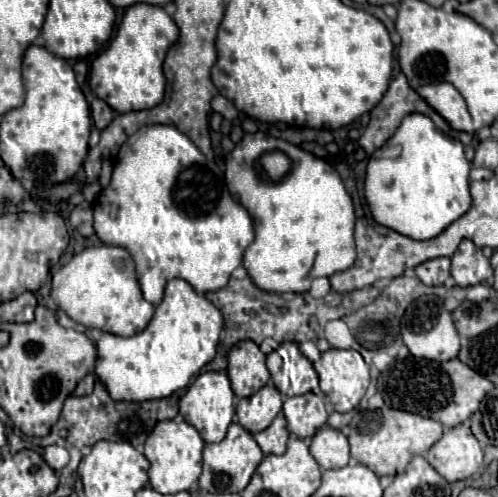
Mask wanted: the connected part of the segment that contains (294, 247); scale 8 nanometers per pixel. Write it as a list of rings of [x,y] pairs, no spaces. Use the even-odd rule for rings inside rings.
[[[260,131],[244,135],[224,161],[226,185],[254,223],[256,239],[244,251],[244,267],[256,287],[274,293],[304,293],[316,277],[330,277],[354,265],[354,205],[330,163]],[[268,151],[282,151],[290,159],[290,169],[280,181],[270,179],[260,165],[260,157]]]

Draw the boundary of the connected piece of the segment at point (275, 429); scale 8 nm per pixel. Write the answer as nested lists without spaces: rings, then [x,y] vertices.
[[[282,413],[272,421],[272,425],[268,429],[254,435],[254,439],[260,445],[260,449],[264,451],[264,455],[268,455],[268,453],[282,455],[286,451],[288,437],[290,437],[290,433],[286,429],[286,419]]]

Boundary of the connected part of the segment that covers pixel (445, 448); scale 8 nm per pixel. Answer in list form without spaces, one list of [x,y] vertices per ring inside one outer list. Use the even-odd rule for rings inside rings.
[[[470,425],[446,429],[444,435],[430,447],[428,463],[448,481],[460,481],[474,475],[482,465],[482,447],[472,437]]]

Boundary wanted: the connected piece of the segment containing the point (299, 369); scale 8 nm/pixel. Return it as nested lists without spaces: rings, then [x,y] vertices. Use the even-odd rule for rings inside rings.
[[[282,343],[278,349],[266,355],[266,365],[272,375],[272,383],[282,395],[294,397],[308,391],[320,393],[318,375],[296,343]]]

